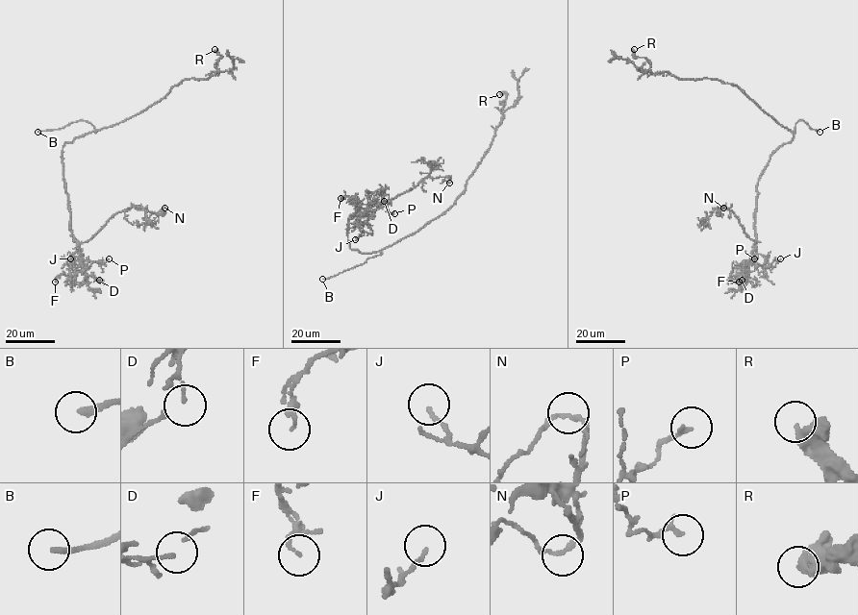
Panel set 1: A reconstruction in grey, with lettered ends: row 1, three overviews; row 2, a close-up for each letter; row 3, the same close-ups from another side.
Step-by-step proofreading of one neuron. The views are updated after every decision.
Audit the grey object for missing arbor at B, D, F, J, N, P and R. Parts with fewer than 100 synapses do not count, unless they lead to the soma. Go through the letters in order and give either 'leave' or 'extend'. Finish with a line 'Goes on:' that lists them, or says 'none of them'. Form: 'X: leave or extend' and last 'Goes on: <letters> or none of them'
B: extend
D: leave
F: leave
J: leave
N: leave
P: leave
R: leave
Goes on: B

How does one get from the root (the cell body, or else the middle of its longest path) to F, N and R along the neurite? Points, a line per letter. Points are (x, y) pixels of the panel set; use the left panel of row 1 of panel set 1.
F: (88, 134), (63, 146), (63, 175), (71, 233), (78, 248), (69, 273), (59, 274), (55, 282)
N: (88, 134), (63, 146), (70, 228), (78, 242), (88, 240), (115, 214), (133, 207), (159, 214), (164, 208)
R: (88, 134), (143, 112), (183, 80), (207, 79), (212, 72), (217, 73), (216, 61), (220, 56), (214, 49)

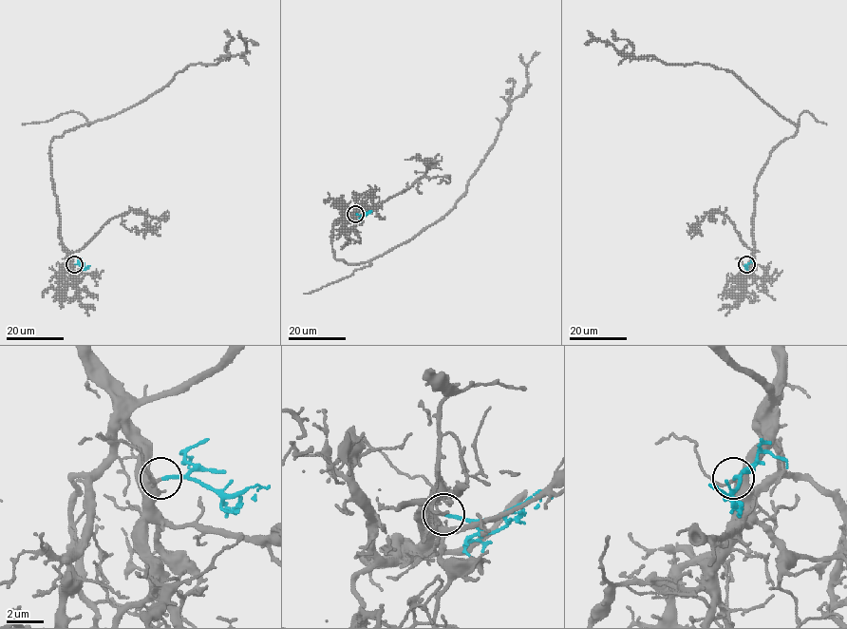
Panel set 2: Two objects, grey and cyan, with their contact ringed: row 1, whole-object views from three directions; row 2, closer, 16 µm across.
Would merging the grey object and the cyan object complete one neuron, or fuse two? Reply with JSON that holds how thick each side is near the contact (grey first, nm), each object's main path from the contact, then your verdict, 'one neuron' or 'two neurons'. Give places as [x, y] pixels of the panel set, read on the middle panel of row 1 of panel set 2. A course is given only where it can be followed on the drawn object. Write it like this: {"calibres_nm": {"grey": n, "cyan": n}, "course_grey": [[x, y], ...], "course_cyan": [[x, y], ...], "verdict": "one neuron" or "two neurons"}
{"calibres_nm": {"grey": 220, "cyan": 180}, "course_grey": [[356, 214], [336, 221], [332, 235], [336, 259], [351, 263], [442, 218], [539, 52]], "course_cyan": [[356, 214], [372, 211]], "verdict": "one neuron"}

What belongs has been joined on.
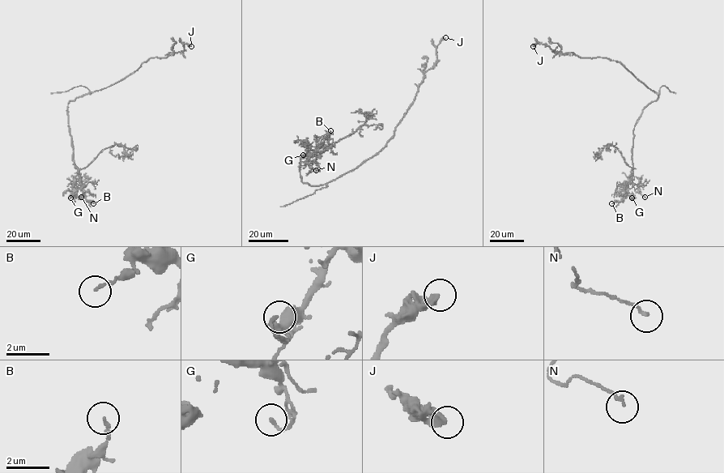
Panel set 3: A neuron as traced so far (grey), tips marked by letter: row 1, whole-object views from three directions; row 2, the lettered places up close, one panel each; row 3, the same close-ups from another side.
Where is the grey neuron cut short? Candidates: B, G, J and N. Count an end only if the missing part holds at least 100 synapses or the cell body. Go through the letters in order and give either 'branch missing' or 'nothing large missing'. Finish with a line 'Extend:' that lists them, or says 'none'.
B: nothing large missing
G: nothing large missing
J: nothing large missing
N: nothing large missing
Extend: none

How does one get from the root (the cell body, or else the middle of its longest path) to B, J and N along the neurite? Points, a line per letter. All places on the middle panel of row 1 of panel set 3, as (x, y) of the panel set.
B: (321, 185), (310, 185), (302, 181), (300, 159), (306, 155), (313, 155), (330, 130)
J: (321, 185), (353, 171), (385, 147), (413, 101), (423, 74), (434, 65), (436, 46), (445, 37)
N: (321, 185), (302, 181), (300, 158), (312, 154), (307, 163), (316, 170)

